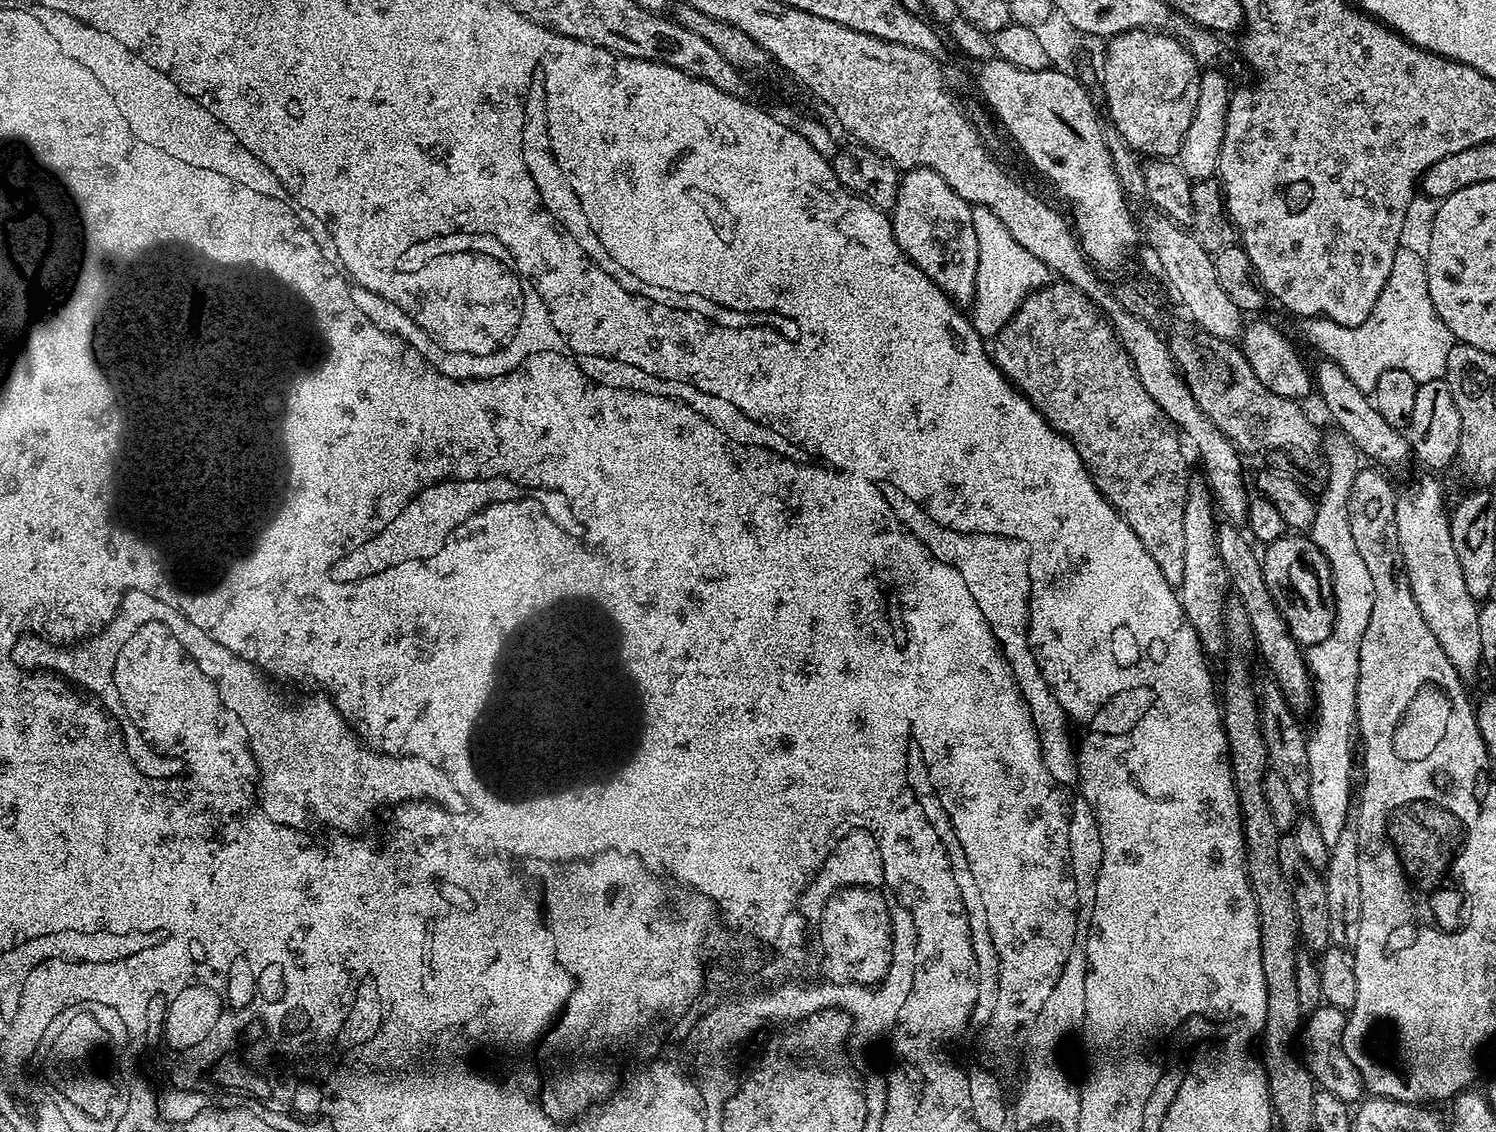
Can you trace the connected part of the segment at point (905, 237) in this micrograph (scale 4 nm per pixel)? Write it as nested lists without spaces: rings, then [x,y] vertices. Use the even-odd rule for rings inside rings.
[[[910,168],[901,175],[900,185],[898,186],[898,198],[894,202],[892,209],[890,209],[890,219],[896,244],[912,259],[914,266],[918,266],[918,270],[922,270],[922,274],[926,274],[926,278],[930,278],[930,282],[937,284],[958,306],[971,305],[974,300],[974,278],[978,274],[978,238],[974,235],[972,210],[973,205],[968,204],[962,198],[958,198],[958,194],[954,194],[954,190],[950,190],[950,186],[946,186],[946,178],[942,178],[942,174],[938,174],[929,168]]]

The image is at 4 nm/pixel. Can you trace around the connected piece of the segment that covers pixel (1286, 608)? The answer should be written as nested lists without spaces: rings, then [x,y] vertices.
[[[1285,534],[1262,552],[1266,586],[1286,622],[1286,626],[1296,643],[1301,646],[1317,644],[1330,638],[1334,626],[1336,607],[1332,593],[1330,564],[1314,546],[1314,542],[1304,534]]]

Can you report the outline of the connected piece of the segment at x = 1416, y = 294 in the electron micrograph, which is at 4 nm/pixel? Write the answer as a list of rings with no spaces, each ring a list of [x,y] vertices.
[[[1401,246],[1397,248],[1394,254],[1394,264],[1392,266],[1392,273],[1390,274],[1388,281],[1386,282],[1384,289],[1378,294],[1378,300],[1372,310],[1370,310],[1370,316],[1366,318],[1360,326],[1338,326],[1334,322],[1325,320],[1323,318],[1308,318],[1303,321],[1304,324],[1304,340],[1313,348],[1314,351],[1320,352],[1319,354],[1323,359],[1332,360],[1337,366],[1342,369],[1346,374],[1346,378],[1350,378],[1350,382],[1354,382],[1354,386],[1358,386],[1358,390],[1371,394],[1374,390],[1374,386],[1378,382],[1379,376],[1386,370],[1406,370],[1406,374],[1410,374],[1410,378],[1414,378],[1417,384],[1425,384],[1431,380],[1442,380],[1446,374],[1446,357],[1450,355],[1450,350],[1454,343],[1450,330],[1446,326],[1446,322],[1442,322],[1442,318],[1438,318],[1438,310],[1434,310],[1434,302],[1430,302],[1430,286],[1426,282],[1426,270],[1424,269],[1425,257],[1420,256],[1412,248],[1407,246]]]

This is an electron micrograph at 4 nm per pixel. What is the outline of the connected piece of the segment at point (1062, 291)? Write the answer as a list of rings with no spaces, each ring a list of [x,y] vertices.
[[[1053,282],[1037,292],[1029,292],[1000,332],[998,343],[1000,349],[994,352],[997,368],[1011,380],[1012,387],[1035,404],[1049,424],[1076,447],[1096,488],[1112,503],[1130,530],[1138,534],[1150,558],[1158,562],[1162,578],[1179,586],[1185,564],[1182,514],[1190,479],[1188,464],[1180,453],[1182,436],[1170,418],[1162,414],[1158,402],[1142,390],[1132,359],[1120,345],[1112,325],[1082,290],[1073,284]]]

